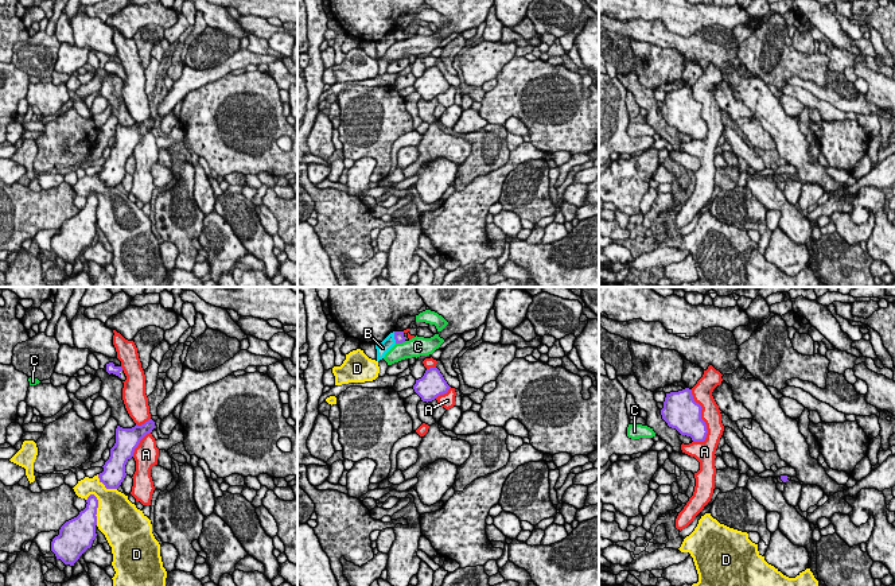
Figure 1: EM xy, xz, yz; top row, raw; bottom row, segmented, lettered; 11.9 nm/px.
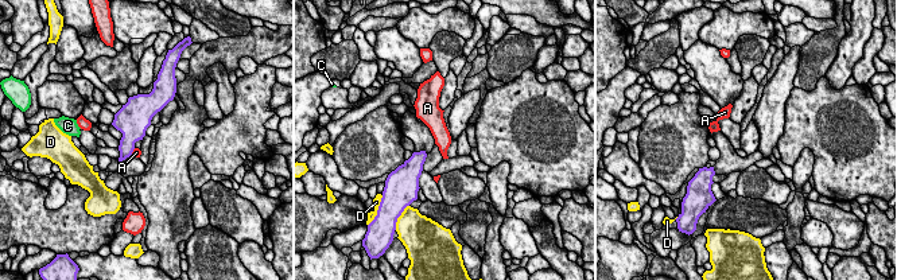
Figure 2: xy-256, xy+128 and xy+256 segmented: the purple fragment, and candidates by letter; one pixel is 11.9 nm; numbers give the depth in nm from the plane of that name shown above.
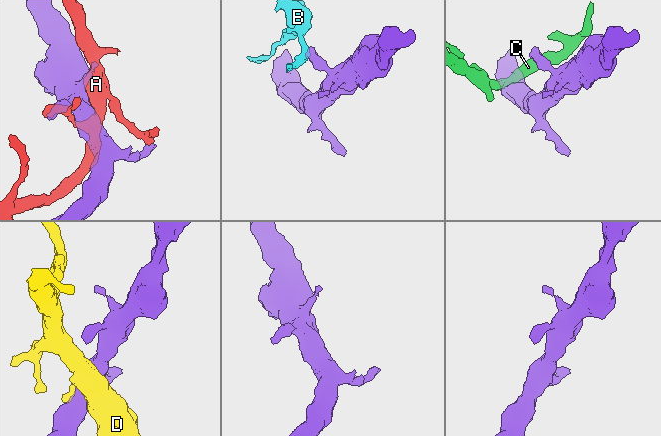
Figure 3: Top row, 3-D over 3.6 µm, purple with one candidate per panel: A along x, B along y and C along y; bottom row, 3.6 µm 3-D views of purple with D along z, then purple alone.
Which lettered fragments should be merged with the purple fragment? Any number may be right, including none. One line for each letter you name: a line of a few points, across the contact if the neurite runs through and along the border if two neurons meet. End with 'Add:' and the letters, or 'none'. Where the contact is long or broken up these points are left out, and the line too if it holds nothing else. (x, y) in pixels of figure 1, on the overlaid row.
Add: none

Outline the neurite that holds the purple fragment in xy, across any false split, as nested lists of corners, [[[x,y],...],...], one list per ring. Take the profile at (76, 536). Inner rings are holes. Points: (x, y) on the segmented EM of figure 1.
[[[90,494],[86,500],[86,508],[79,515],[66,521],[59,535],[51,542],[51,551],[57,559],[61,559],[65,564],[74,566],[79,556],[92,547],[96,539],[97,525],[97,508],[98,500],[94,494]]]

